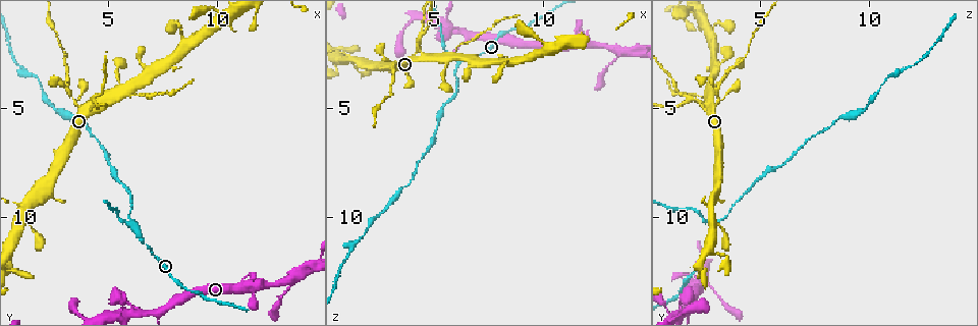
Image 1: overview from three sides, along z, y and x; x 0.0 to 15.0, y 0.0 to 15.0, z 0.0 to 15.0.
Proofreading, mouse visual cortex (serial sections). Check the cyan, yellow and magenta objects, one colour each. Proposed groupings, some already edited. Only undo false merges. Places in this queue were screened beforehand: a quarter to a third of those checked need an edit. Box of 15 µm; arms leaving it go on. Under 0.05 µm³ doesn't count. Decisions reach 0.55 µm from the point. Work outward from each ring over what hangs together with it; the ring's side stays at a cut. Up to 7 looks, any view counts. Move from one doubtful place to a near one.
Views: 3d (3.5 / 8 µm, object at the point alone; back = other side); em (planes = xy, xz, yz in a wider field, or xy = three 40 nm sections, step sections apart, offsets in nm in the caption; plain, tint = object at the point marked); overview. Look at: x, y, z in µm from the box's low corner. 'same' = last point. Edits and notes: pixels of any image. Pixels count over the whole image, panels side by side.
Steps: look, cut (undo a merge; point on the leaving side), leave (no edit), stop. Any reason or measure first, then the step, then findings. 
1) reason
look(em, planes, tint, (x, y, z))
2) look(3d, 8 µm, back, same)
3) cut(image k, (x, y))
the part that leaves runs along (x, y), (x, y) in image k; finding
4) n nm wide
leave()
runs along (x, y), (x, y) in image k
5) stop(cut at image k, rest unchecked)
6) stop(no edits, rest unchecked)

three arms meet
look(3d, 3.5 µm, (4.3, 4.5, 1.8))

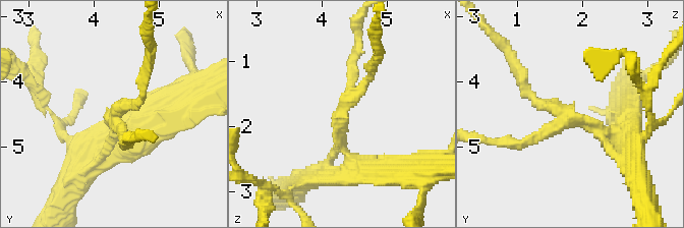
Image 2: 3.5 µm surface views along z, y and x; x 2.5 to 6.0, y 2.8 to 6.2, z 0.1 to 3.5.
3 arms; arms of 150, 150, 200 nm; need the tissue
look(em, xy, step 5, tint, (4.30, 4.55, 1.75))

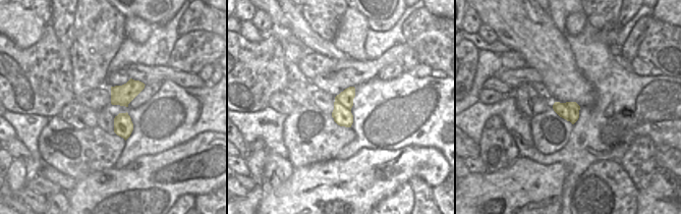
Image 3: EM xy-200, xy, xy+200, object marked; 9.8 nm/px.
look(em, xy, step 3, tint, same)

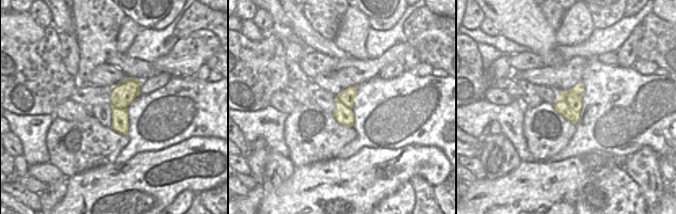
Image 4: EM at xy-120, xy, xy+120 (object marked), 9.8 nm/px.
190 nm wide
leave()
runs along (626, 134), (537, 104), (524, 81) in image 2; continuous, no second cell

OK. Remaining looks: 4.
narrows sharply
look(3d, 8 µm, (6.3, 4.5, 1.9))

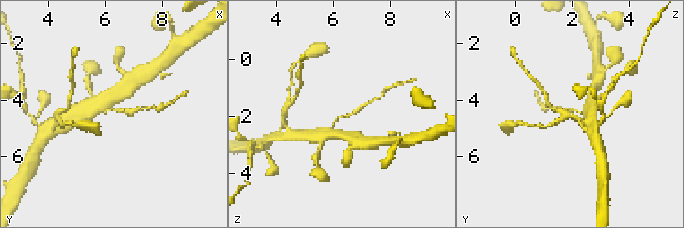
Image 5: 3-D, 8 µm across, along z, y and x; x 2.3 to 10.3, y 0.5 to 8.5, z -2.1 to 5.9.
need the tissue
look(em, planes, tint, (6.4, 4.4, 2.0))

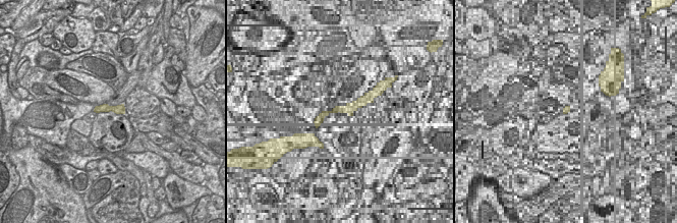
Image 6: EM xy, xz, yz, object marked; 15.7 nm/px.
cut(image 5, (128, 111))
the part that leaves runs along (112, 110), (152, 108) in image 5; a second cell is stuck on

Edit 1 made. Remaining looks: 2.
stop(cut at image 5, rest unchecked)

